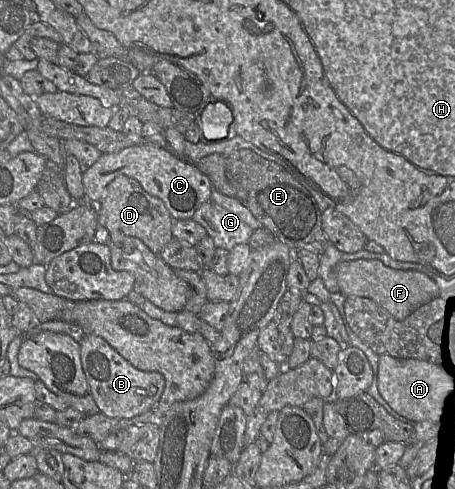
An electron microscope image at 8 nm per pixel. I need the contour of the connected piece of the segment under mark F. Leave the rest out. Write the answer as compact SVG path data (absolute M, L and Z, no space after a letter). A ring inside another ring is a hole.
M376 259L342 261L335 267L335 278L345 297L370 298L396 320L403 320L422 304L438 297L438 287L433 281L433 275L415 270L393 269Z

